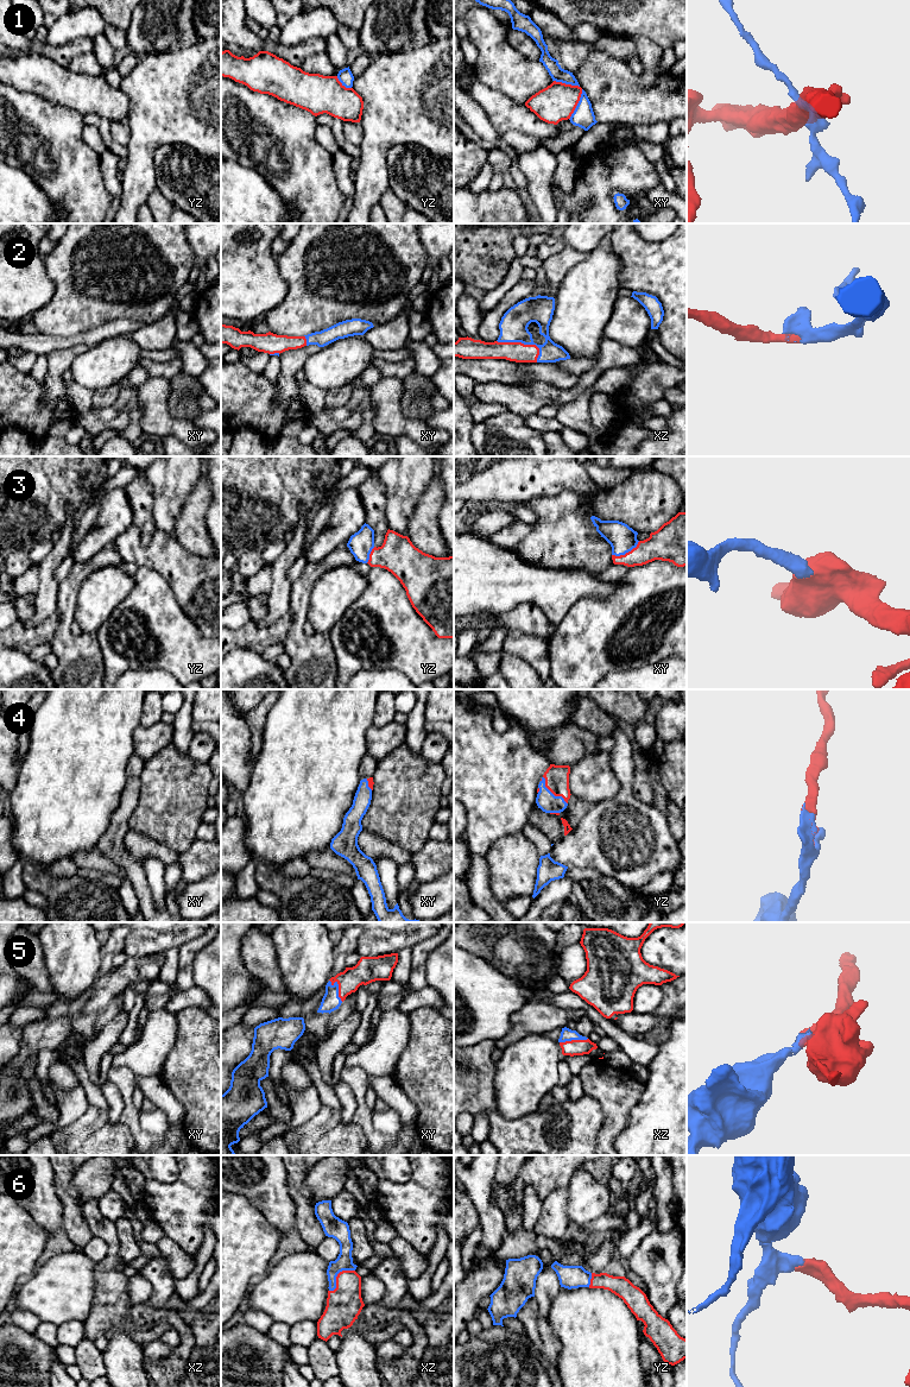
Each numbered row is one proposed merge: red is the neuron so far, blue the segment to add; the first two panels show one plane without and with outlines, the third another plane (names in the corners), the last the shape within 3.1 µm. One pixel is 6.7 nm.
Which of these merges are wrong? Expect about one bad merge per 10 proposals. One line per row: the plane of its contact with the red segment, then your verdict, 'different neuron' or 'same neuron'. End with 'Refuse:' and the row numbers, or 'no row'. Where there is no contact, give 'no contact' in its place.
1: contact in xy; different neuron
2: contact in xz; same neuron
3: contact in xy; same neuron
4: contact in yz; same neuron
5: contact in xy; same neuron
6: contact in xz; same neuron
Refuse: 1

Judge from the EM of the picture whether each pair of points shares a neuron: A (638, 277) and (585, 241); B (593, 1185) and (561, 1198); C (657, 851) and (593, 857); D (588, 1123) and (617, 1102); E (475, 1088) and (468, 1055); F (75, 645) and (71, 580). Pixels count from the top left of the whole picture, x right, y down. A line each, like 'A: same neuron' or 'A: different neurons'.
A: different neurons
B: different neurons
C: same neuron
D: different neurons
E: same neuron
F: same neuron

